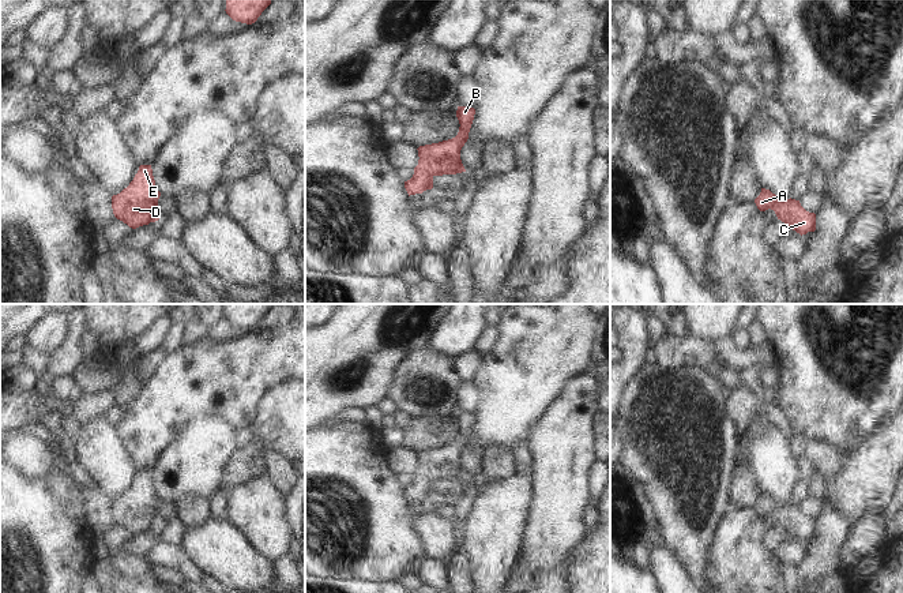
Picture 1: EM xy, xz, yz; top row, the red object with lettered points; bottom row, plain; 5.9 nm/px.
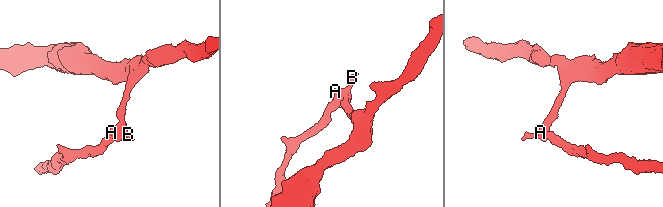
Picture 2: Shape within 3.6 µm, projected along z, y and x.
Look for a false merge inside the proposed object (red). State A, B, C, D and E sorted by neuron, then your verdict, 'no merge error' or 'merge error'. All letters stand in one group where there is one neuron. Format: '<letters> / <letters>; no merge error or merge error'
A B C D E; no merge error

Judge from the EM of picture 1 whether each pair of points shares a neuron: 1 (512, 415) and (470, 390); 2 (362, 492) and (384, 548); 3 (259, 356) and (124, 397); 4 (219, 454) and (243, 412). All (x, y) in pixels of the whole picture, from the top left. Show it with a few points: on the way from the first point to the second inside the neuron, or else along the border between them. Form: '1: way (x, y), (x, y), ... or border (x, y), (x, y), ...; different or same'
1: border (471, 381), (481, 391), (481, 404), (476, 413); different
2: way (368, 506), (371, 535); same
3: border (146, 385), (143, 391), (124, 411); different
4: border (204, 413), (222, 416), (237, 430); different

